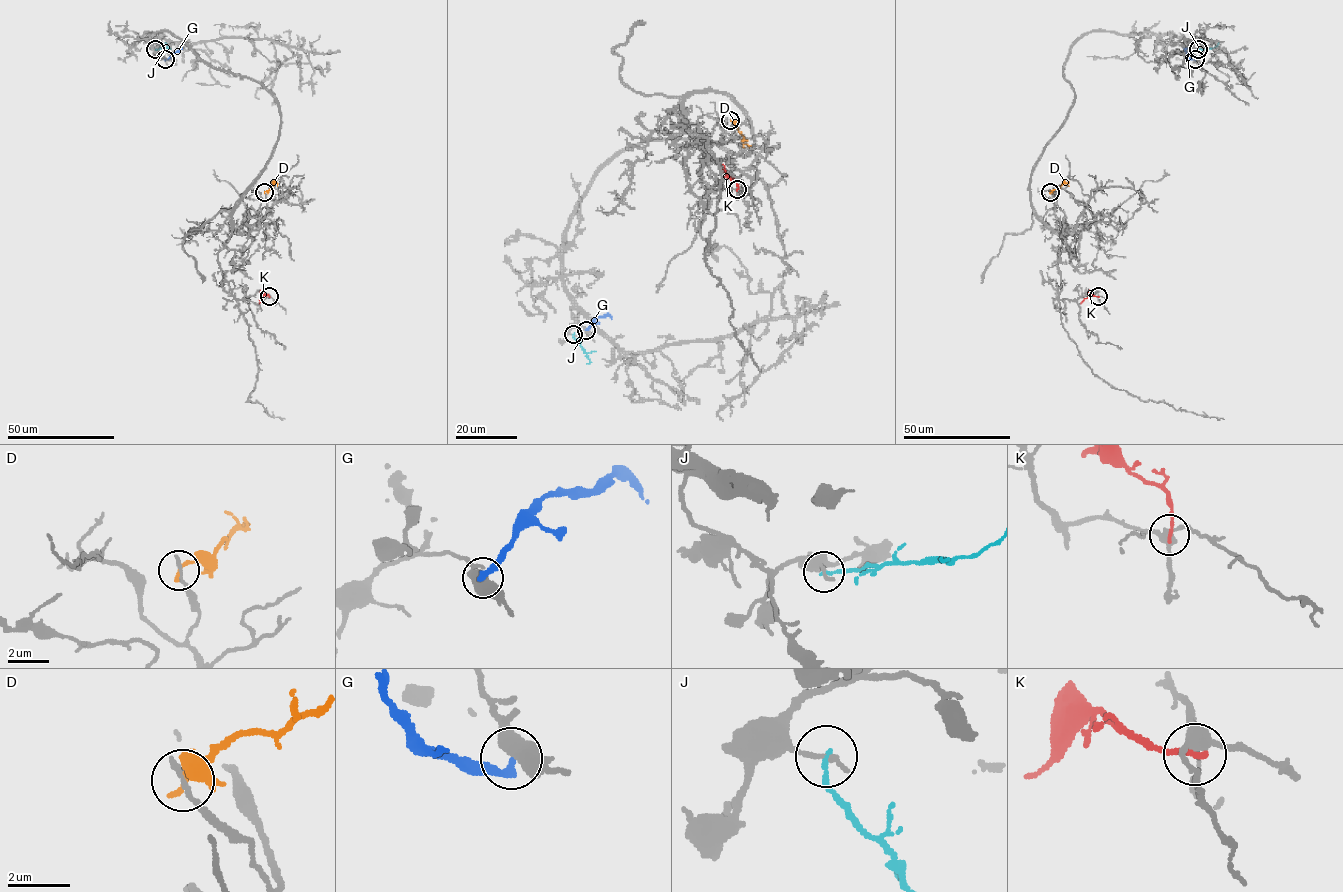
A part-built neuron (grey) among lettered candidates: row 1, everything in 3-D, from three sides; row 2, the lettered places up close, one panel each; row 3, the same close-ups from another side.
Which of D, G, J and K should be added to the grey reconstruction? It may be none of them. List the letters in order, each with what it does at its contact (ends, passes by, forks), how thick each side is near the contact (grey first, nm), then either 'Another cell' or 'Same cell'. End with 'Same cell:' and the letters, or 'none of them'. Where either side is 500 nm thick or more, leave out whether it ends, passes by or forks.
D: It ends there. Thickness 220 nm (grey) against 200 nm. Another cell
G: Thickness 550 nm (grey) against 280 nm. Another cell
J: It ends there. Thickness 180 nm (grey) against 160 nm. Another cell
K: It ends there. Thickness 320 nm (grey) against 190 nm. Another cell
Same cell: none of them

